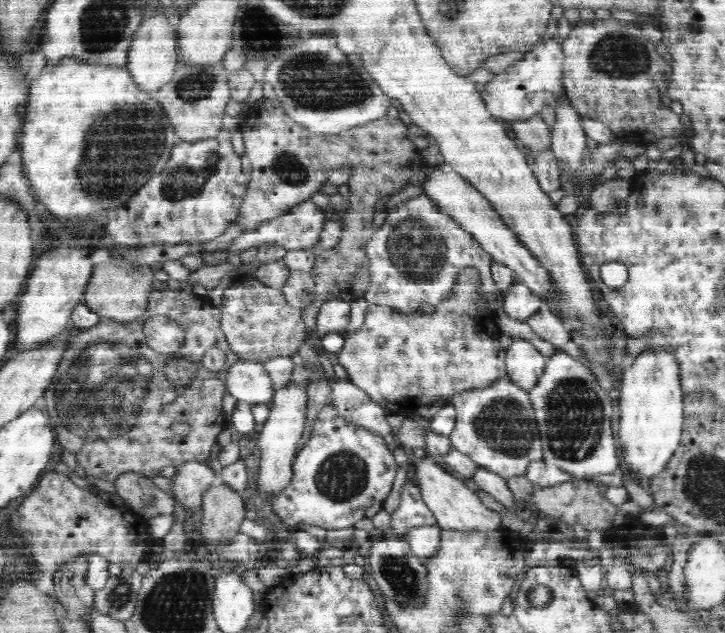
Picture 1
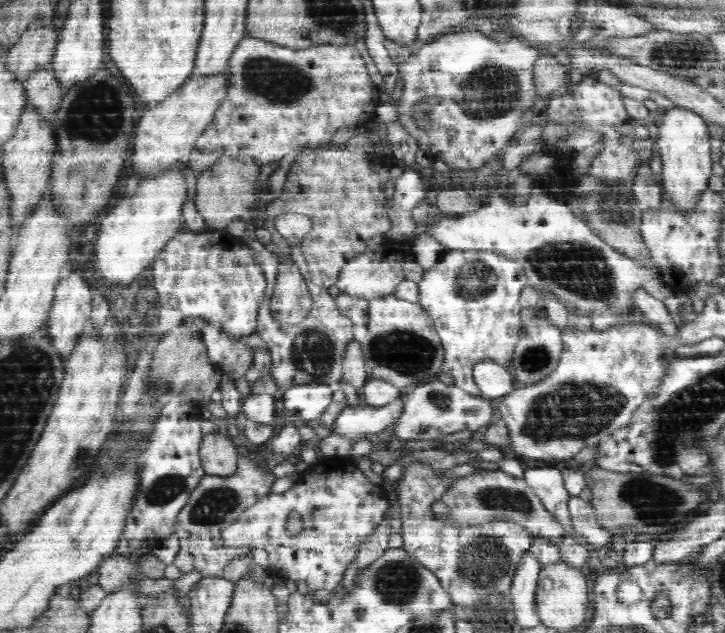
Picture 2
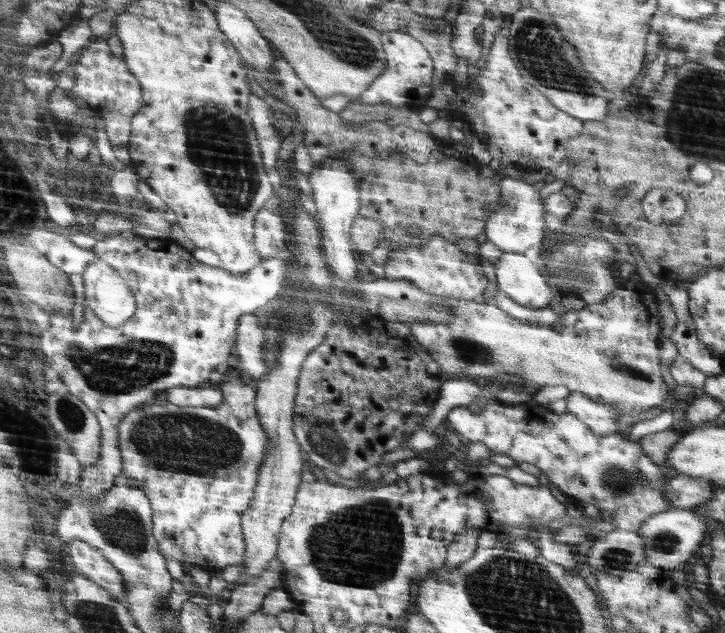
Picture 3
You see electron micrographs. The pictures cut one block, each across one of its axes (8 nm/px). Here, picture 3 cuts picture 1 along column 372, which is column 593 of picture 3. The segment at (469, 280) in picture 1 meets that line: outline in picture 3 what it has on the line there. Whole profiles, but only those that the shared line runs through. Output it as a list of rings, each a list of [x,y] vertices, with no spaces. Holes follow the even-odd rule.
[[[628,278],[628,286],[616,288],[601,303],[571,310],[556,323],[539,325],[516,320],[509,313],[491,303],[447,297],[445,306],[449,319],[442,322],[418,321],[408,324],[414,330],[414,338],[422,344],[440,371],[448,378],[478,379],[514,375],[526,384],[565,386],[571,392],[588,395],[600,404],[611,404],[622,415],[639,415],[660,405],[668,394],[658,366],[659,300],[654,288],[638,279]]]

